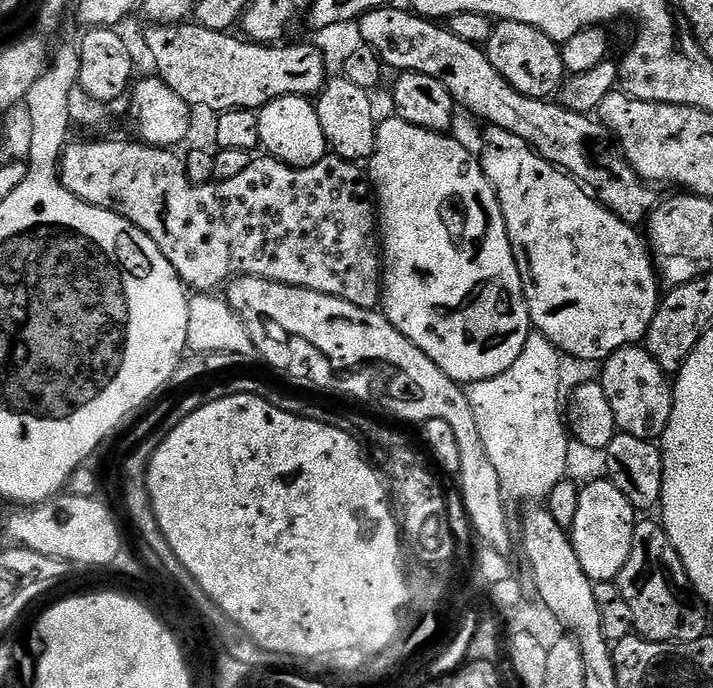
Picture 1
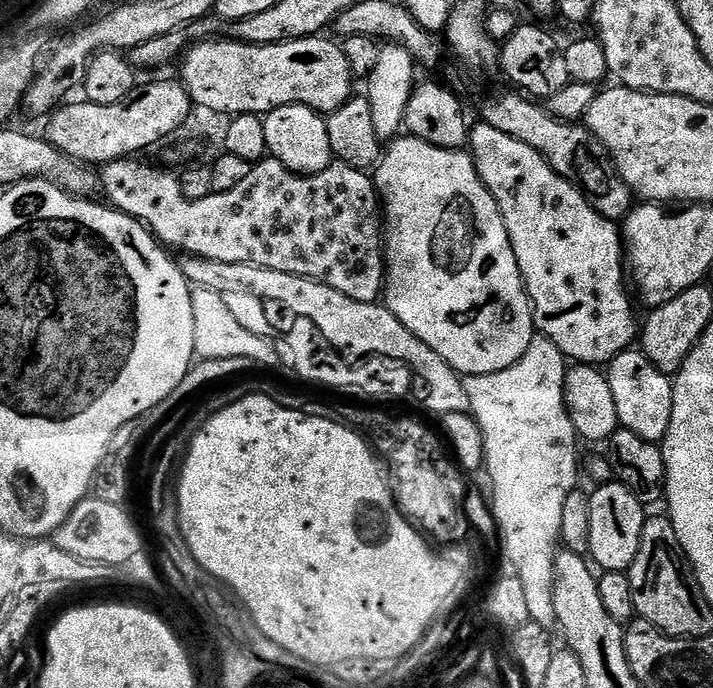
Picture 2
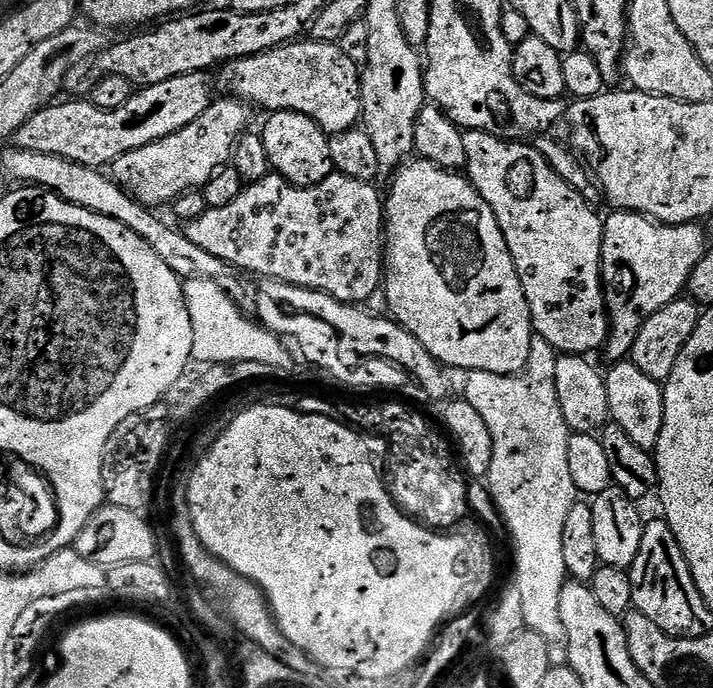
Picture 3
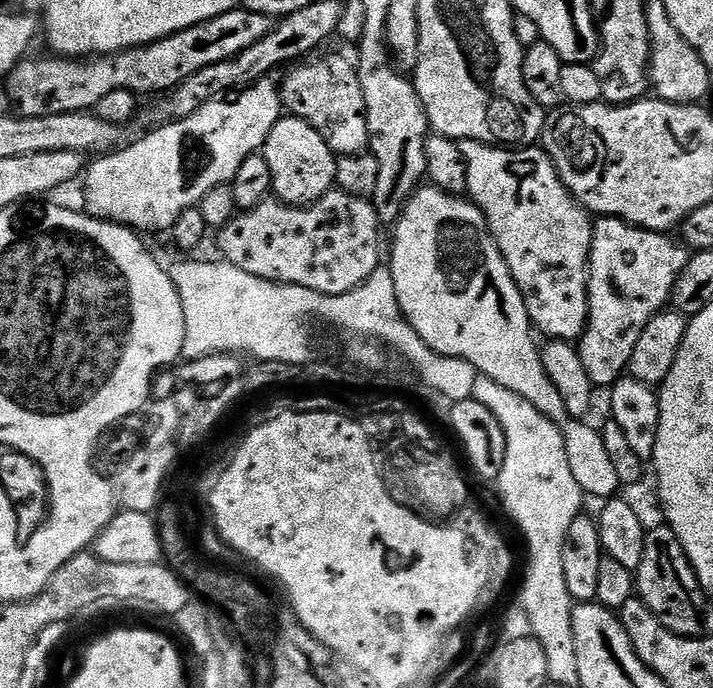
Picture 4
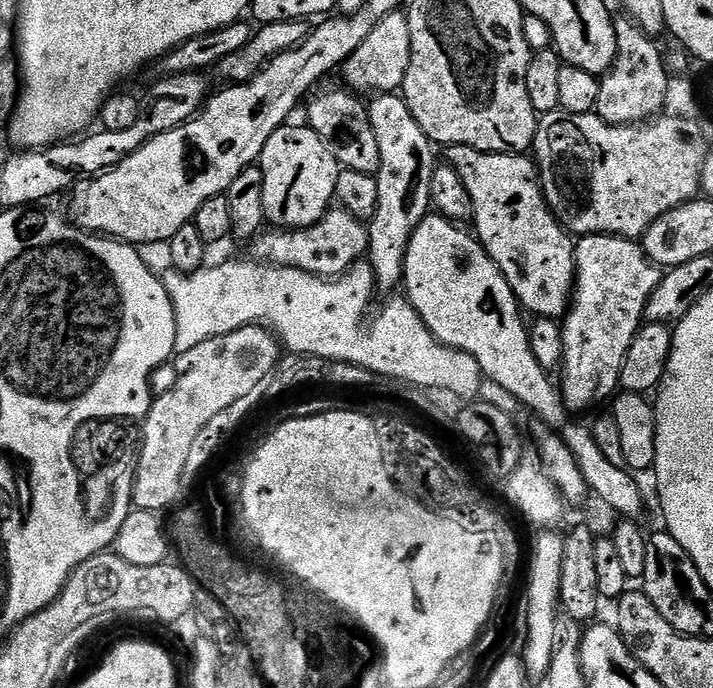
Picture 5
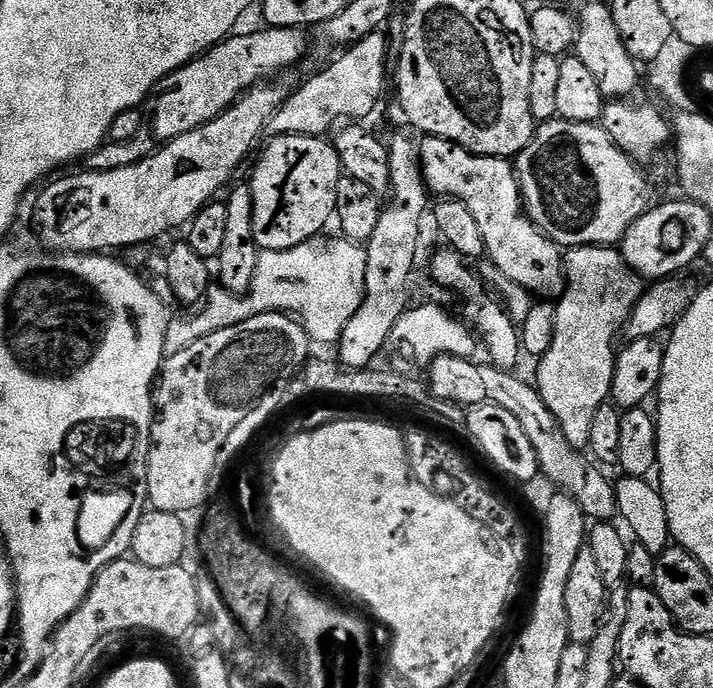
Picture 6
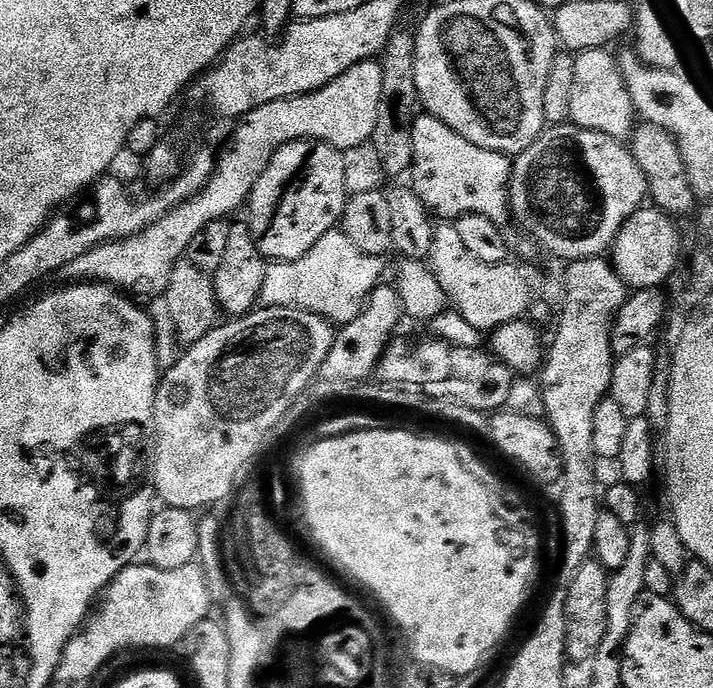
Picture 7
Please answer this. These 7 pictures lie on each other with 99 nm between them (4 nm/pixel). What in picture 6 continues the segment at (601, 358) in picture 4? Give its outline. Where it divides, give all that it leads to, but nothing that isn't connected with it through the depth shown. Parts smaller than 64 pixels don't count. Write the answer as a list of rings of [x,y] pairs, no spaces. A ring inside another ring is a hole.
[[[587,244],[581,248],[569,248],[563,253],[564,257],[564,293],[558,297],[558,303],[560,304],[554,308],[553,322],[553,341],[550,342],[550,348],[546,350],[544,356],[539,357],[538,363],[540,364],[536,368],[536,380],[534,379],[534,387],[539,392],[542,402],[546,404],[546,408],[550,410],[550,413],[557,419],[557,424],[562,430],[562,434],[565,435],[566,440],[570,446],[579,450],[588,448],[590,442],[590,424],[594,419],[600,407],[612,396],[612,379],[616,377],[616,362],[618,359],[618,353],[616,353],[616,335],[620,331],[625,331],[626,325],[629,323],[632,311],[634,311],[636,303],[640,300],[642,293],[642,287],[640,287],[641,281],[637,279],[631,268],[628,267],[623,256],[615,247],[605,246],[603,244]]]

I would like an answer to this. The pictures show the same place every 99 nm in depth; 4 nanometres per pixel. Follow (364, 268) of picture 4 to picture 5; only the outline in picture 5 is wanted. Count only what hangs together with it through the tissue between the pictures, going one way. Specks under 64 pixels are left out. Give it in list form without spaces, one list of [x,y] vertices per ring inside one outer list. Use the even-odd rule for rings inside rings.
[[[336,206],[308,228],[265,231],[256,237],[254,247],[261,256],[257,256],[261,261],[277,268],[293,268],[315,276],[339,278],[365,259],[368,251],[368,230],[365,221]]]

